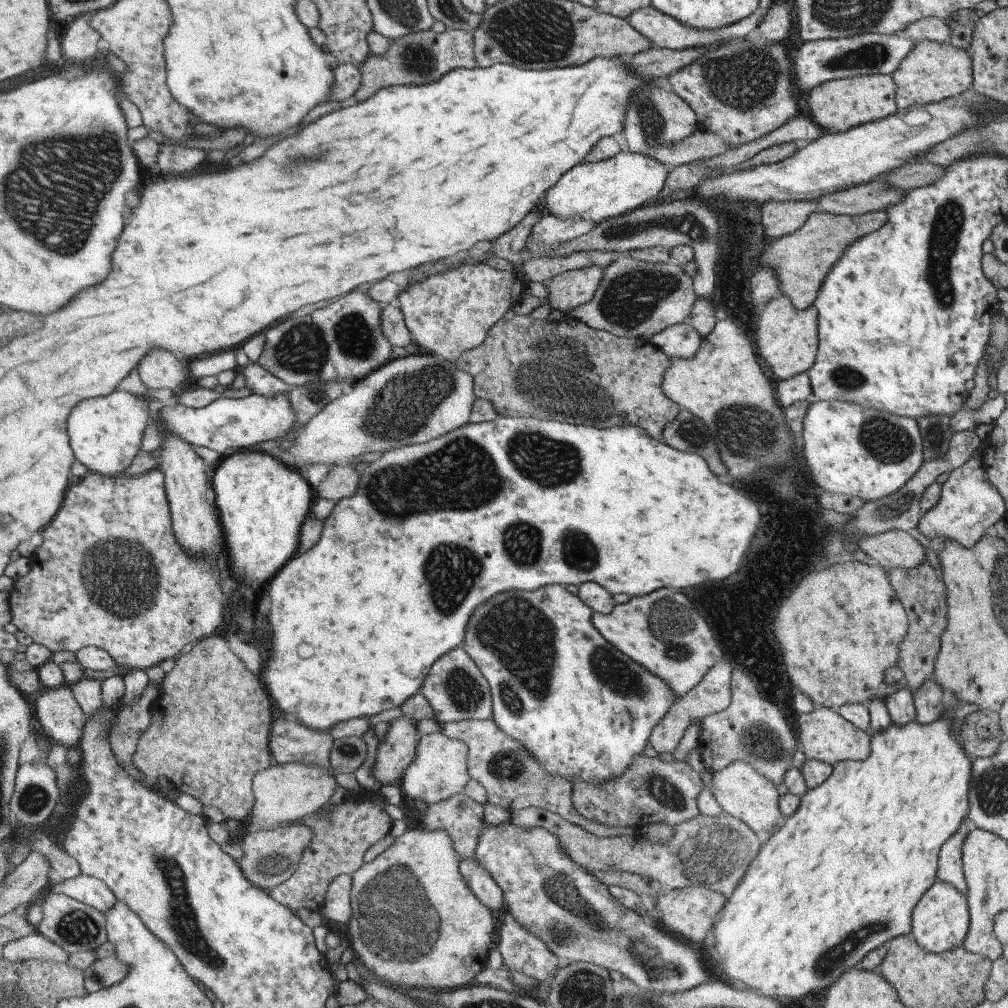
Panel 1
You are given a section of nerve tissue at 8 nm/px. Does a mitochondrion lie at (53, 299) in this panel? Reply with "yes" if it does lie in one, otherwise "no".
no

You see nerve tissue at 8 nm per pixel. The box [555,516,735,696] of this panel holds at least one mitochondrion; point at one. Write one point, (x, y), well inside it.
(667, 618)

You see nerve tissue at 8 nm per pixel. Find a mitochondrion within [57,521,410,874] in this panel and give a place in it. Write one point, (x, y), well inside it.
(128, 579)

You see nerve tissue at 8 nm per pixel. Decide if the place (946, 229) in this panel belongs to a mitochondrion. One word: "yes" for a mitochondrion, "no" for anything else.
yes

